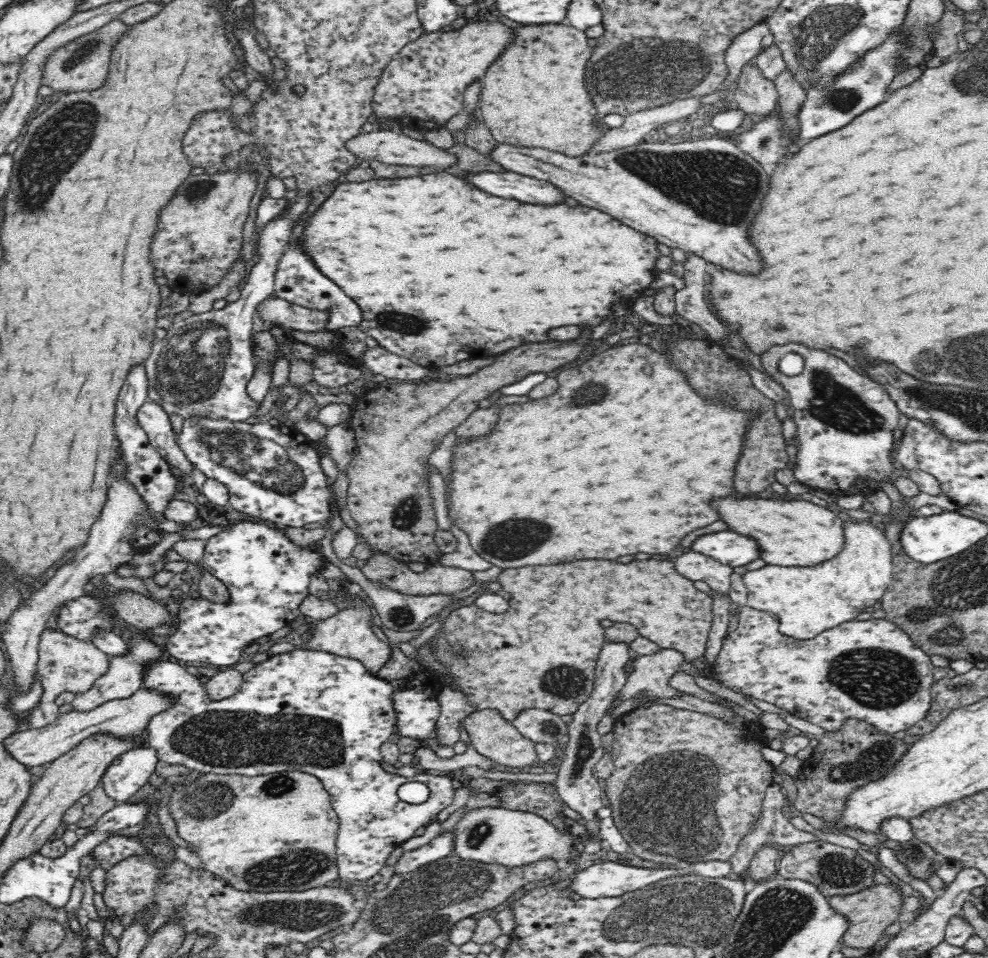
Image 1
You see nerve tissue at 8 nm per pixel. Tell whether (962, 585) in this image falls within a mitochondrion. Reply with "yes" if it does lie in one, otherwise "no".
yes

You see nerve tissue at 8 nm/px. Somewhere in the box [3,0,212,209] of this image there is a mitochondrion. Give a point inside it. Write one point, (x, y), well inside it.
(91, 47)

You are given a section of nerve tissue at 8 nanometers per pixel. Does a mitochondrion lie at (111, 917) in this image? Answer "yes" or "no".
no

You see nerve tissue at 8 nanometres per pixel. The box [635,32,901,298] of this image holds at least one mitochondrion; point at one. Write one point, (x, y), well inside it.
(845, 99)

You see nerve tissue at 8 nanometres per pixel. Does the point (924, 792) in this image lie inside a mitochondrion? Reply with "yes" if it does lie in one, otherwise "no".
no

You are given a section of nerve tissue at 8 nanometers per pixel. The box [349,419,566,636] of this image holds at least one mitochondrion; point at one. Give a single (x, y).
(529, 535)

